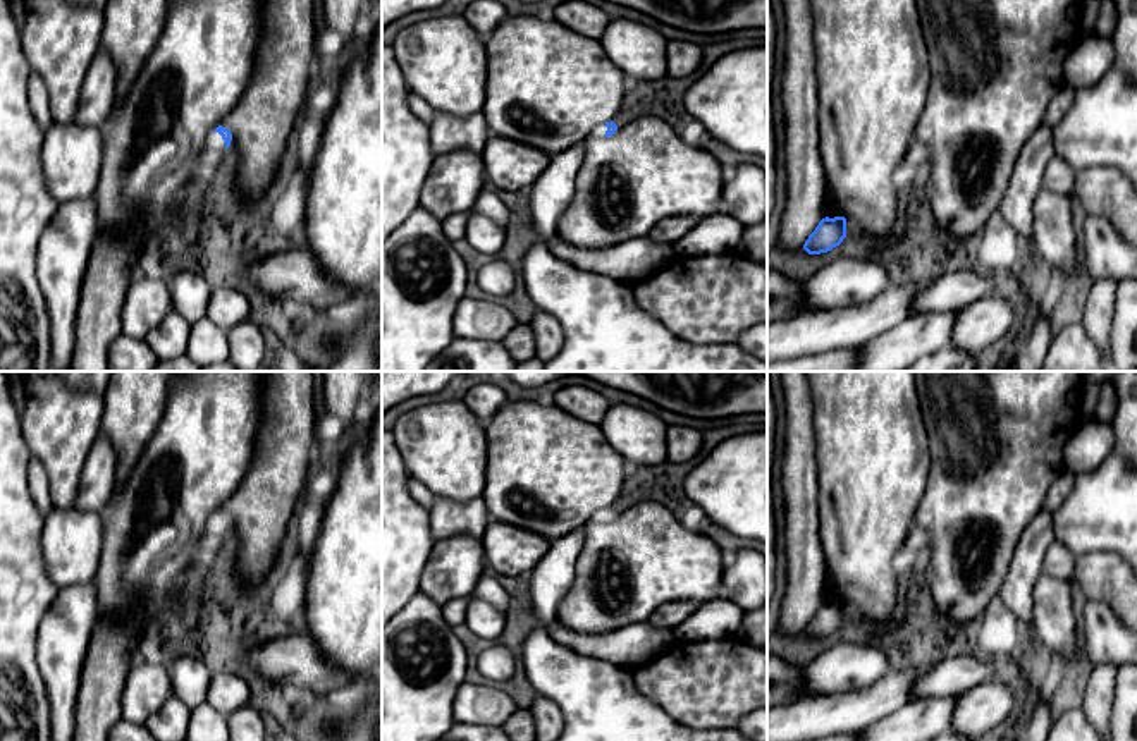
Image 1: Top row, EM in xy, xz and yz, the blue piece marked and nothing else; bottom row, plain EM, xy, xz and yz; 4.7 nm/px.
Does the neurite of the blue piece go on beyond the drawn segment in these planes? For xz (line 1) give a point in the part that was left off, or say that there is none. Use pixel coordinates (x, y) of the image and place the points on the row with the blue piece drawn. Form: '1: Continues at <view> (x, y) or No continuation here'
1: Continues at xz (599, 131)

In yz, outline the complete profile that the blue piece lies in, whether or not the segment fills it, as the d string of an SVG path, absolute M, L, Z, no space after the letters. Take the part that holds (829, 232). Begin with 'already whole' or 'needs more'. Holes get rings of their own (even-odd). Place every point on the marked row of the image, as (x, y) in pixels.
already whole; M834 217L834 218L822 218L815 230L808 236L803 244L803 249L808 254L820 254L827 253L833 248L839 246L846 237L846 218Z

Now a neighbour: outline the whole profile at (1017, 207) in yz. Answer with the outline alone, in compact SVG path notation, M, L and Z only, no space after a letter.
M1041 124L1025 141L999 205L1001 217L1017 236L1032 239L1034 201L1053 156L1053 127Z

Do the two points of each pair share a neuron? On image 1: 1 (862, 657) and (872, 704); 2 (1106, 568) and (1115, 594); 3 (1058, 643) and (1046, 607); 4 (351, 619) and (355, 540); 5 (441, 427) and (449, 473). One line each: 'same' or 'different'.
1: different
2: same
3: same
4: same
5: same

